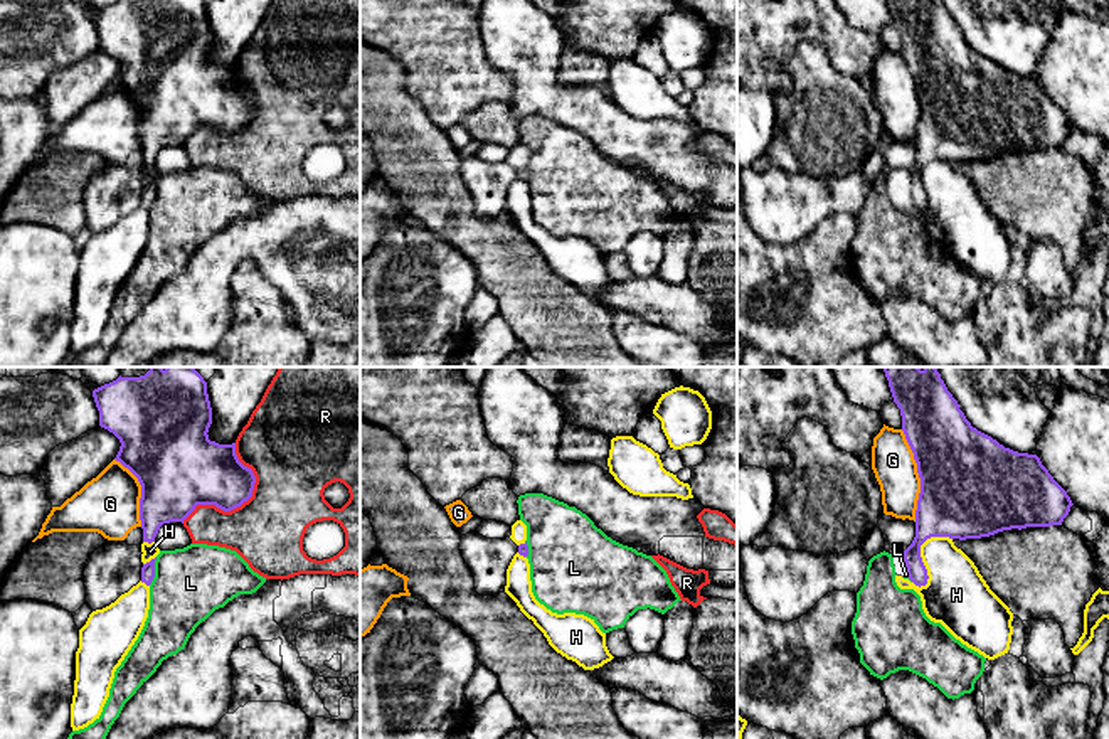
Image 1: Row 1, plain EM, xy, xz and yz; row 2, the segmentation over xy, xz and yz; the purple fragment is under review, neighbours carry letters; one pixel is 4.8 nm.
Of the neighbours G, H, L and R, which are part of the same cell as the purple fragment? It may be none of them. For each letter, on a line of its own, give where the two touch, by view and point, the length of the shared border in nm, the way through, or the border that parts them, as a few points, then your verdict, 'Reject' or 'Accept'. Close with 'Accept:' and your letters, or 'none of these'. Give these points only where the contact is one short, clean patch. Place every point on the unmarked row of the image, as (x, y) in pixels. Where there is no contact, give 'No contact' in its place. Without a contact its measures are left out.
G: Touches purple at yz (919, 98). Shared border 440 nm. Reject
H: Touches purple at yz (919, 177). Shared border 300 nm. Reject
L: Touches purple at xy (153, 194). Shared border 140 nm. Boundary: xy (157, 180), (153, 202), (148, 207). Reject
R: Touches purple at xy (243, 125). Shared border 460 nm. Reject
Accept: none of these

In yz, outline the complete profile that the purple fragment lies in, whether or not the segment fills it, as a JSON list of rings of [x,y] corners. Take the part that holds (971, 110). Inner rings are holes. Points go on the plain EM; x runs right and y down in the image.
[[[887,0],[887,3],[900,32],[902,54],[921,101],[915,160],[902,173],[907,199],[915,209],[926,209],[929,202],[921,168],[931,160],[966,163],[1011,152],[1062,148],[1074,126],[1037,77],[1005,71],[973,51],[941,0]]]

